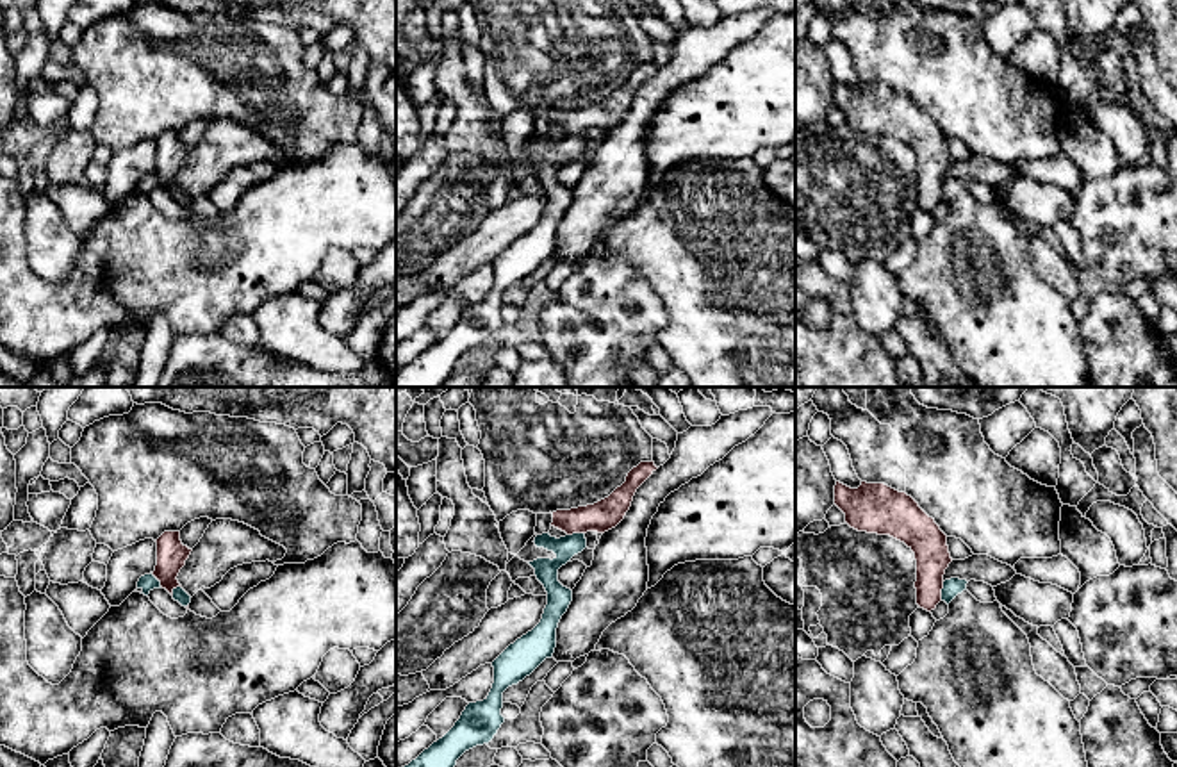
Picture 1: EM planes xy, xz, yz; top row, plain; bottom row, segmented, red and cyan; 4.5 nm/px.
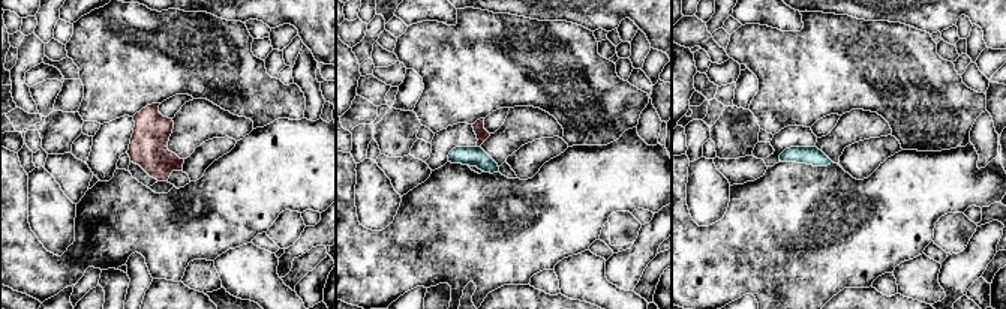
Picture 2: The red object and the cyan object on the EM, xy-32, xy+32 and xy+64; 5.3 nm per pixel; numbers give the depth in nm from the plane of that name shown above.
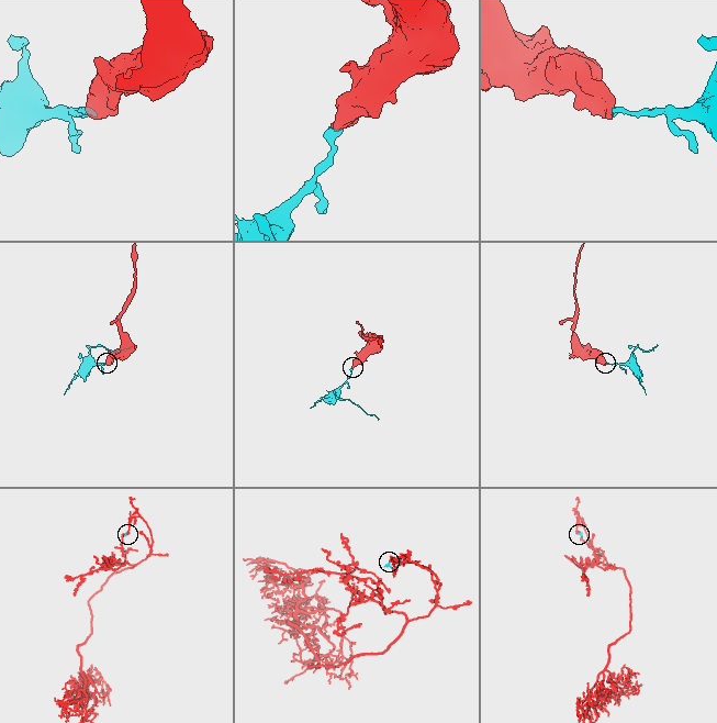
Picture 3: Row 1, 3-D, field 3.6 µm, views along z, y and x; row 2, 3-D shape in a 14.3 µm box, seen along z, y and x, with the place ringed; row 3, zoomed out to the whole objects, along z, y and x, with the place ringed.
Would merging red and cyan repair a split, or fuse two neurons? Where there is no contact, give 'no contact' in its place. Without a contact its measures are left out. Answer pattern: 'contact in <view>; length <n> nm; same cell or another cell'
contact in yz; length 90 nm; another cell

